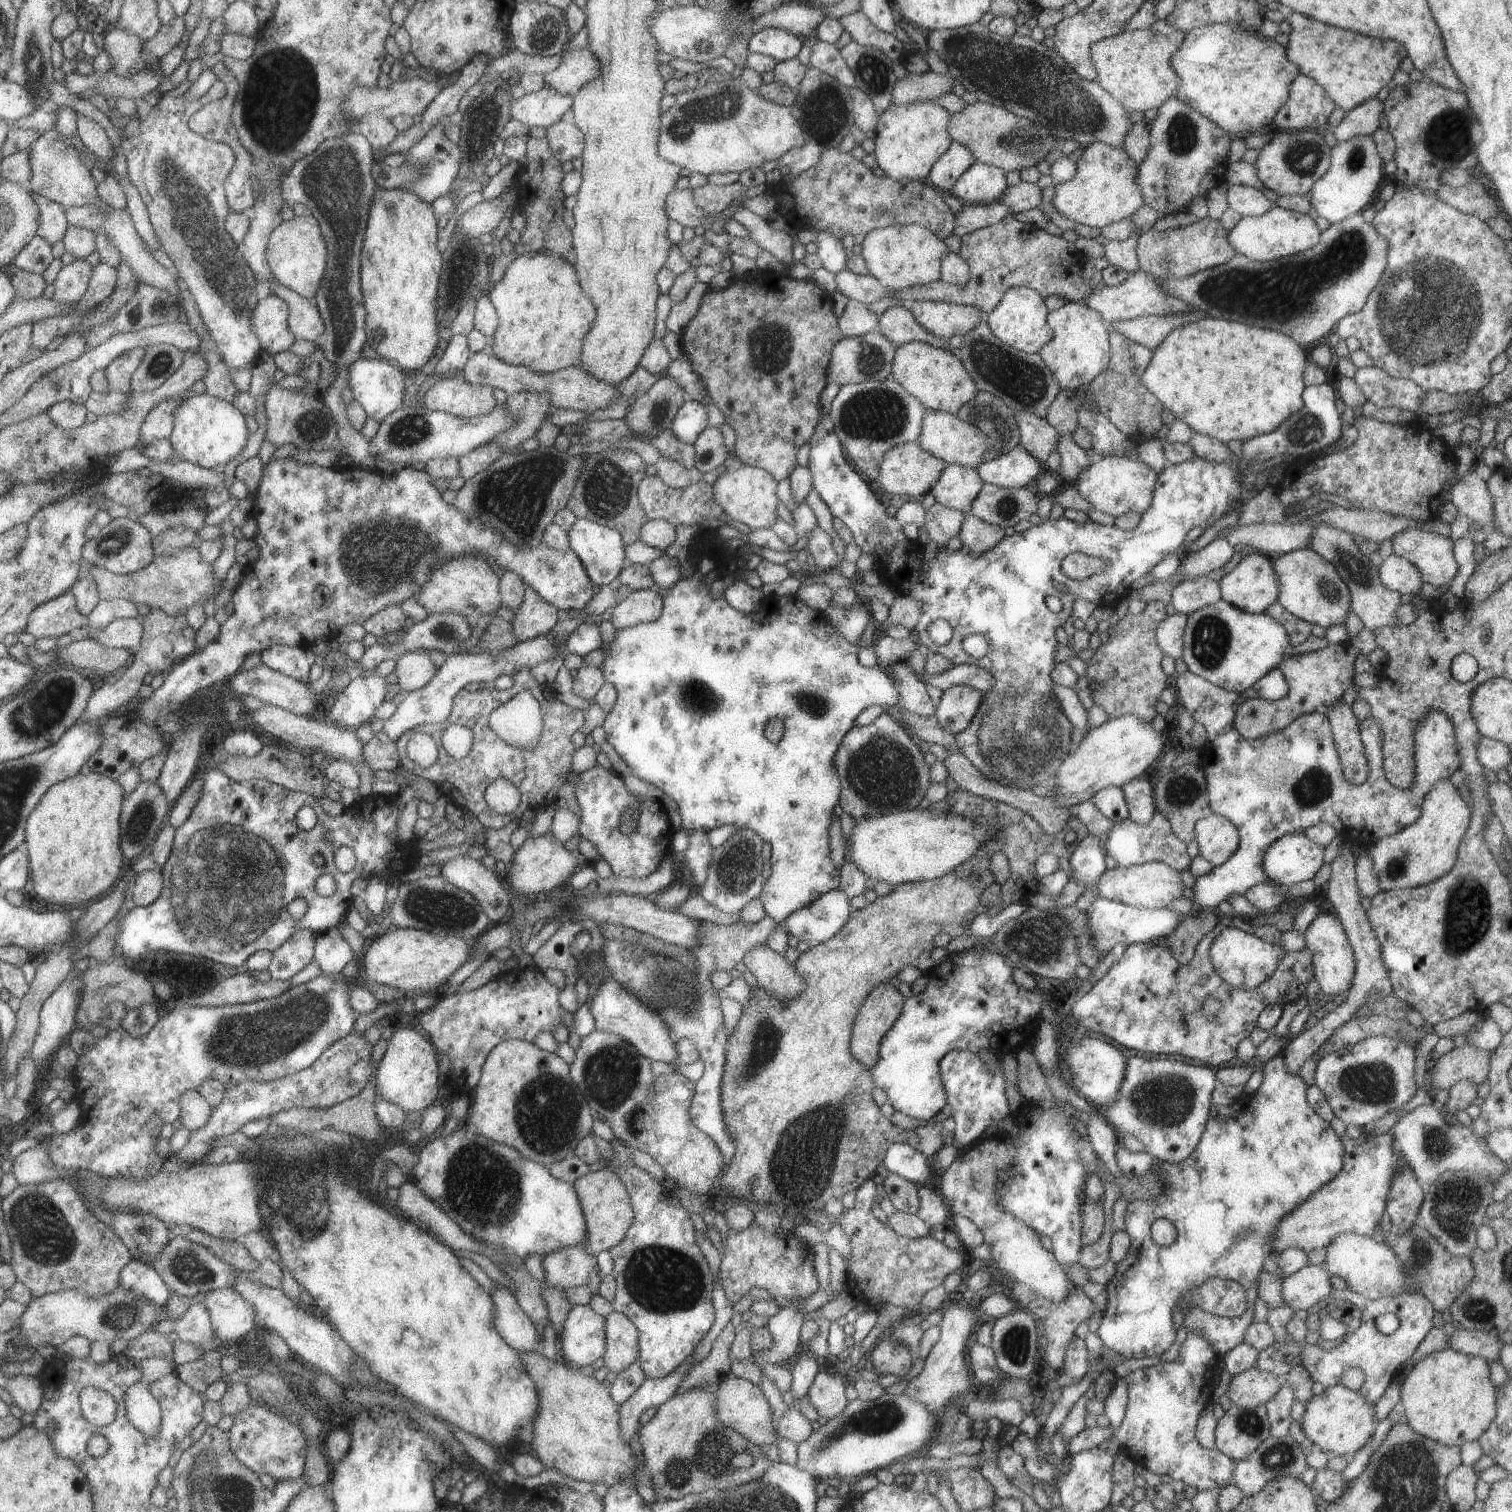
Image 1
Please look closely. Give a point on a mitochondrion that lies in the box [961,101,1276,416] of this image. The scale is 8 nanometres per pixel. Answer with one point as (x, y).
(1026, 382)

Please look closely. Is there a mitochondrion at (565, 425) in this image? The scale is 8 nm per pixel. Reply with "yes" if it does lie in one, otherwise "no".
no

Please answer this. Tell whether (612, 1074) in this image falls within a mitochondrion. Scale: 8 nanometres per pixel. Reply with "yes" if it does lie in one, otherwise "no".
yes

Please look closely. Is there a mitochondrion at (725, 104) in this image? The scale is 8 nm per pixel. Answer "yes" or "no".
yes

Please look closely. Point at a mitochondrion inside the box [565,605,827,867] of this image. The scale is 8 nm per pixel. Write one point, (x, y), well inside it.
(696, 695)

